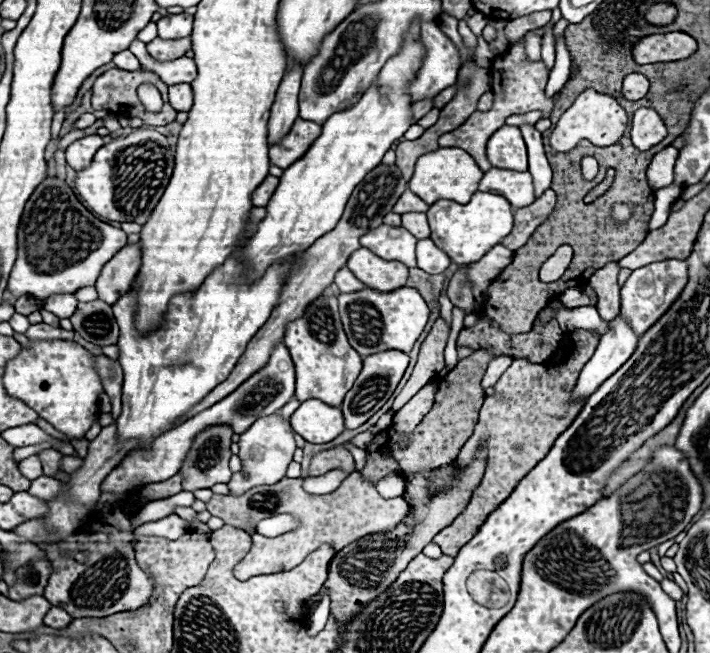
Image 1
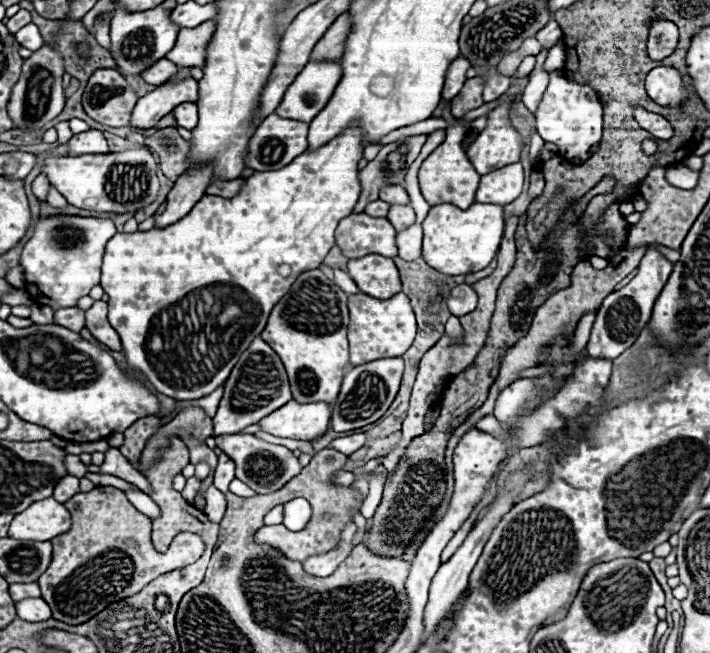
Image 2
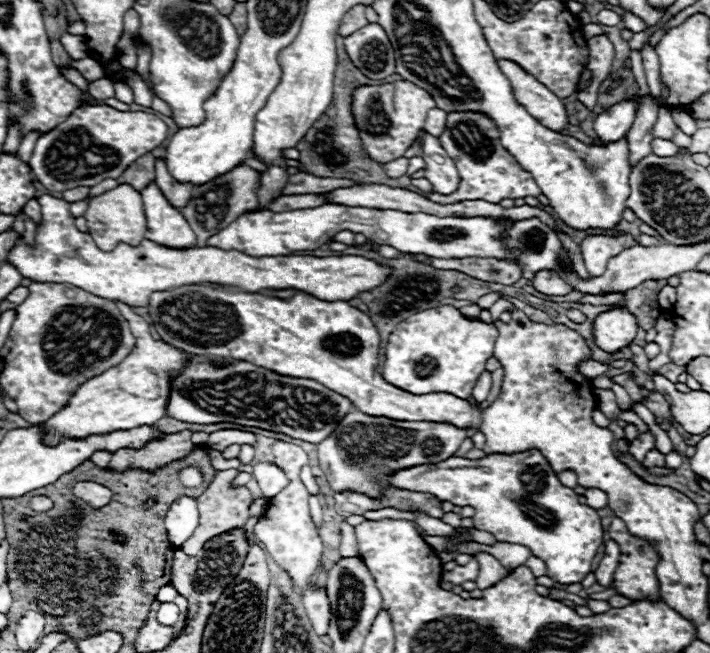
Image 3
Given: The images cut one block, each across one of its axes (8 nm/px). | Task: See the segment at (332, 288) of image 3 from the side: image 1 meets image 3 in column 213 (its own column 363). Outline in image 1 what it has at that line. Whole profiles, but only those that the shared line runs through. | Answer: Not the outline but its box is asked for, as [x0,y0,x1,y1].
[346,248,408,292]

